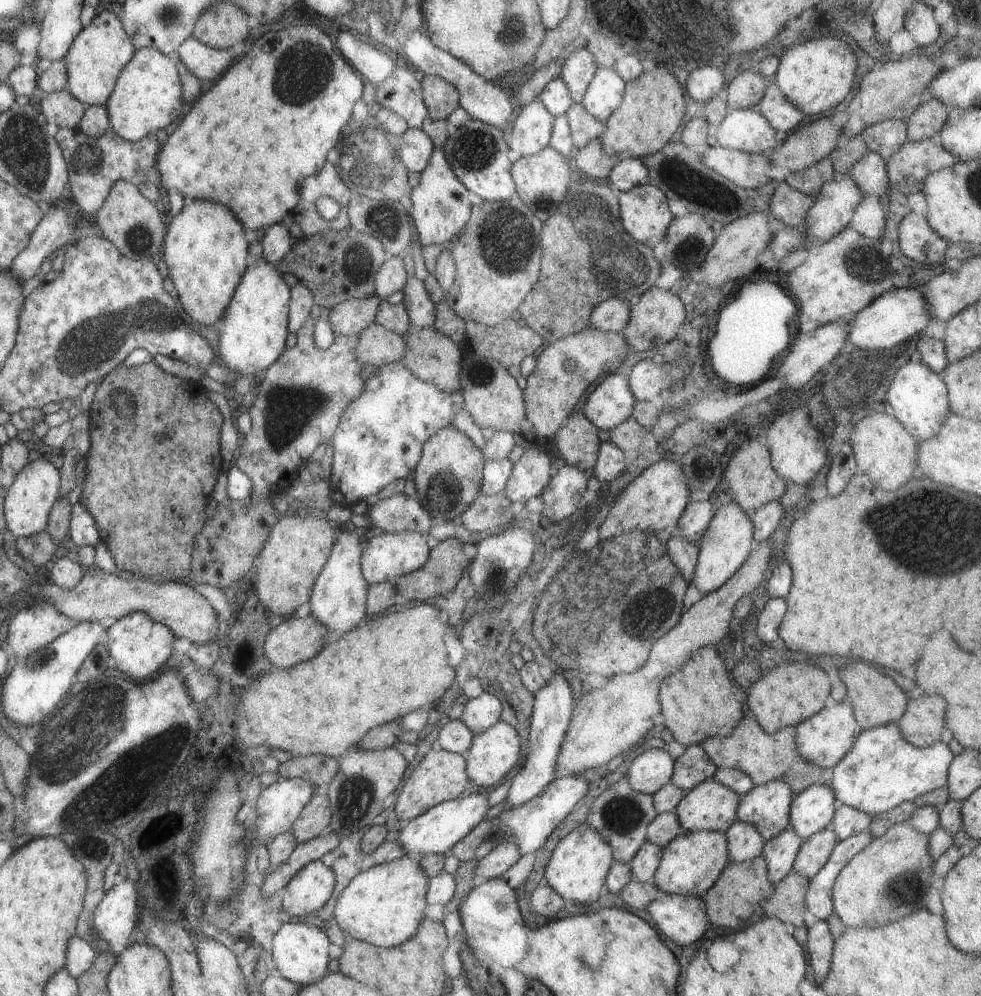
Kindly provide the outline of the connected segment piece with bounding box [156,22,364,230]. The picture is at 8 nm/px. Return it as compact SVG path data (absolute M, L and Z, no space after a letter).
M274 22L264 24L263 27L265 34L254 42L251 50L234 61L214 82L212 88L206 94L202 94L200 100L196 100L196 104L190 108L190 112L178 124L178 130L174 130L166 138L166 142L162 144L156 162L162 186L167 192L176 191L187 202L204 198L204 200L224 204L224 206L228 206L232 210L233 215L240 221L244 230L266 229L273 224L280 223L280 220L288 214L292 214L299 201L298 190L302 180L306 176L316 174L324 166L327 161L326 154L339 142L340 132L350 122L352 106L354 106L356 100L361 98L364 90L360 75L354 72L351 64L341 55L339 50L336 50L337 46L334 46L334 42L320 28L316 28L314 25L296 25L277 30L278 27L274 28Z

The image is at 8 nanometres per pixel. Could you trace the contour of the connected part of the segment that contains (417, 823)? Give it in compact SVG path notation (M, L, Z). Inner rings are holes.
M489 792L444 801L419 814L416 818L405 822L399 830L396 841L384 842L369 854L372 862L379 865L383 862L390 862L402 856L407 856L406 854L420 854L421 856L431 854L447 855L463 836L466 836L472 828L484 820L484 815L490 807L487 802Z

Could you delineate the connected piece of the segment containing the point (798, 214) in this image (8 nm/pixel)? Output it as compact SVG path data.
M786 181L778 183L774 192L769 198L769 210L773 216L775 216L782 224L786 226L796 227L801 229L805 223L807 210L813 206L815 197L808 196L795 188L792 188Z

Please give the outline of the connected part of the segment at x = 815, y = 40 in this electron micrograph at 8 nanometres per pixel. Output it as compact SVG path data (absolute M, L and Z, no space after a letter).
M817 34L809 40L802 40L789 46L781 57L770 55L763 58L756 70L770 80L774 80L784 96L804 114L820 114L834 108L849 92L854 90L854 72L857 68L853 50L845 41L826 38Z

